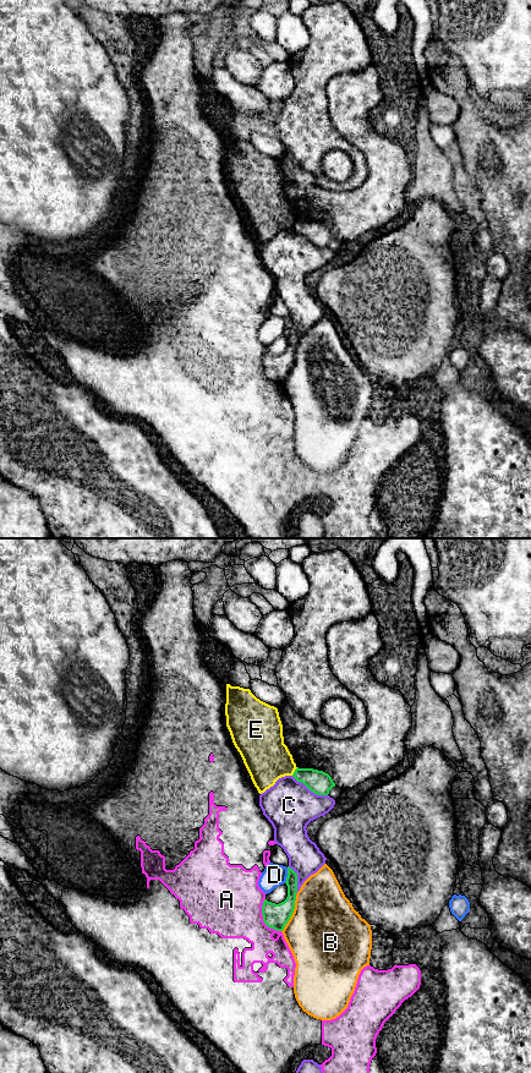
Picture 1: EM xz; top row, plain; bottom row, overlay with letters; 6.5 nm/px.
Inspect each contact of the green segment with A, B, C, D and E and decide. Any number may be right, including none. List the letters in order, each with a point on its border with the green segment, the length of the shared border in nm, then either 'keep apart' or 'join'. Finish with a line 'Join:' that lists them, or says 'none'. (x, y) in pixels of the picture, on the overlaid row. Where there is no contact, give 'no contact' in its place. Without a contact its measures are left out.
A: meets green in xz at (263, 919); contact 240 nm long; keep apart
B: meets green in xz at (293, 912); contact 260 nm long; keep apart
C: meets green in xz at (310, 789); contact 280 nm long; keep apart
D: meets green in xz at (288, 875); contact 110 nm long; keep apart
E: meets green in xz at (295, 771); contact 70 nm long; keep apart
Join: none

